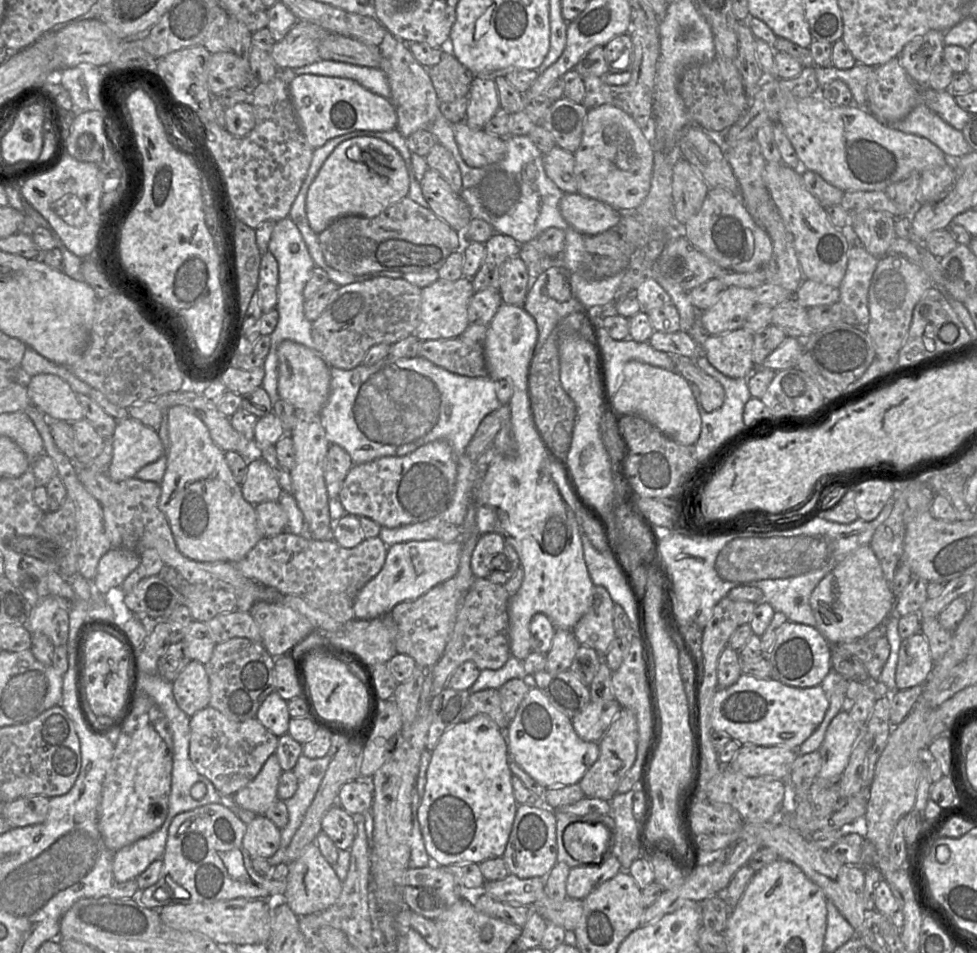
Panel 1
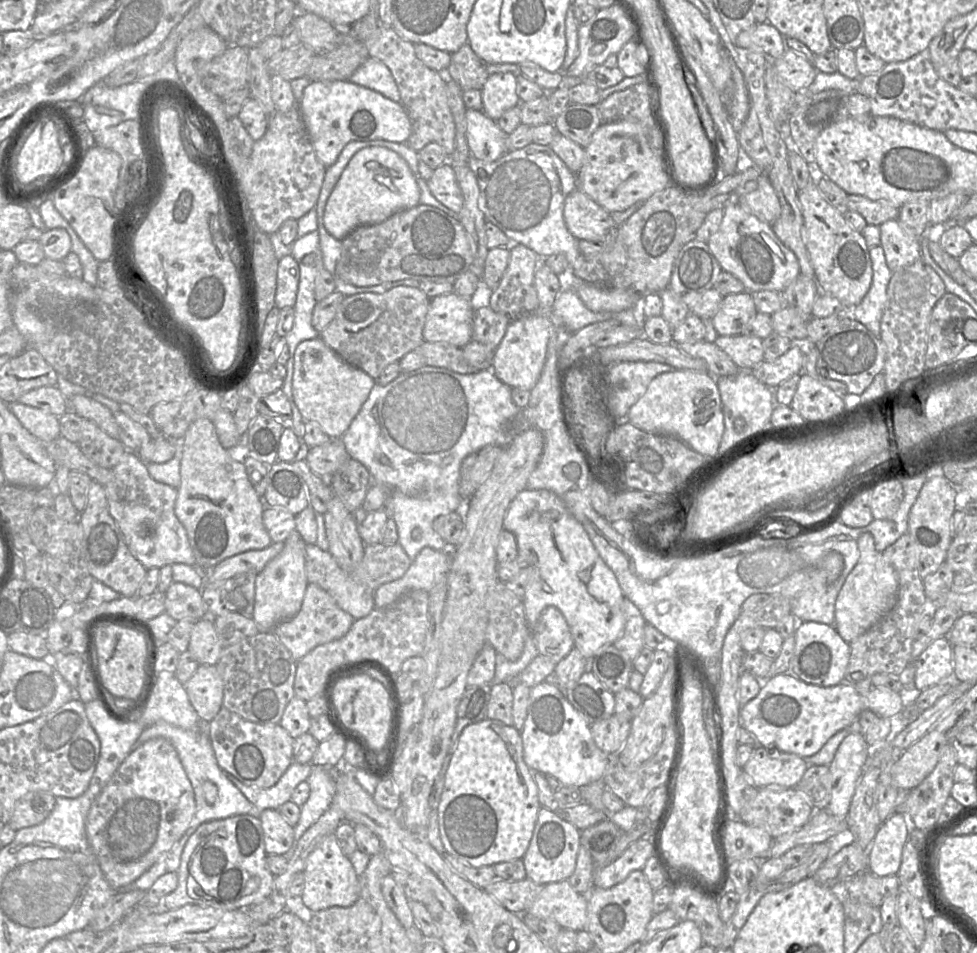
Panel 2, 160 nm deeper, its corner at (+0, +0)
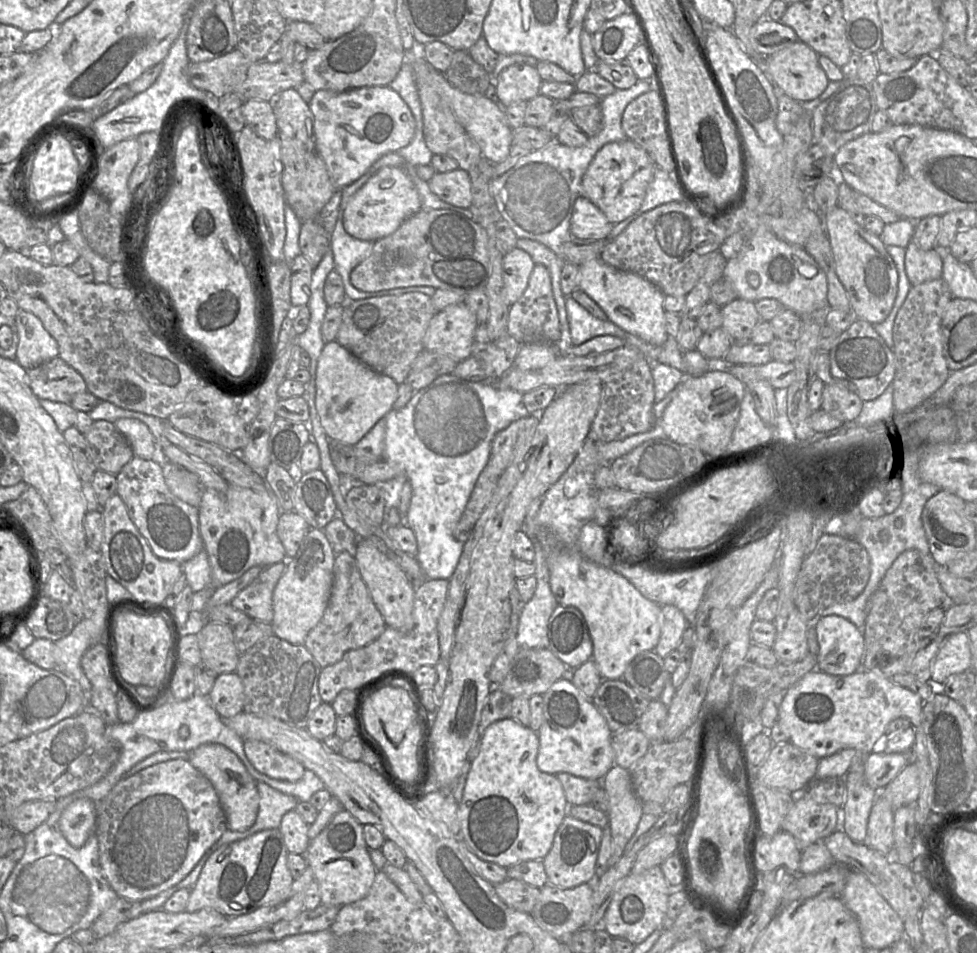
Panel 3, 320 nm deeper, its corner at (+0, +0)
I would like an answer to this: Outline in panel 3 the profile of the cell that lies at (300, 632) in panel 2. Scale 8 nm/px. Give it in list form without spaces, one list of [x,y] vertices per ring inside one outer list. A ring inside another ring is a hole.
[[[347,552],[336,554],[333,585],[327,608],[319,623],[308,633],[304,646],[321,667],[339,662],[349,650],[357,649],[375,640],[387,627],[360,574],[355,556]]]

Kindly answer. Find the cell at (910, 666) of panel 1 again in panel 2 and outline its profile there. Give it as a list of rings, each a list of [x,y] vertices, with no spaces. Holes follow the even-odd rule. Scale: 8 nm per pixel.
[[[947,637],[933,641],[914,661],[914,685],[919,691],[954,673],[953,645]]]

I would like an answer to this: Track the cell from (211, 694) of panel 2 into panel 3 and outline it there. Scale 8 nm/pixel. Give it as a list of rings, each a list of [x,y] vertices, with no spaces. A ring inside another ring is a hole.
[[[236,672],[219,674],[208,699],[222,718],[230,718],[243,712],[244,685]]]

